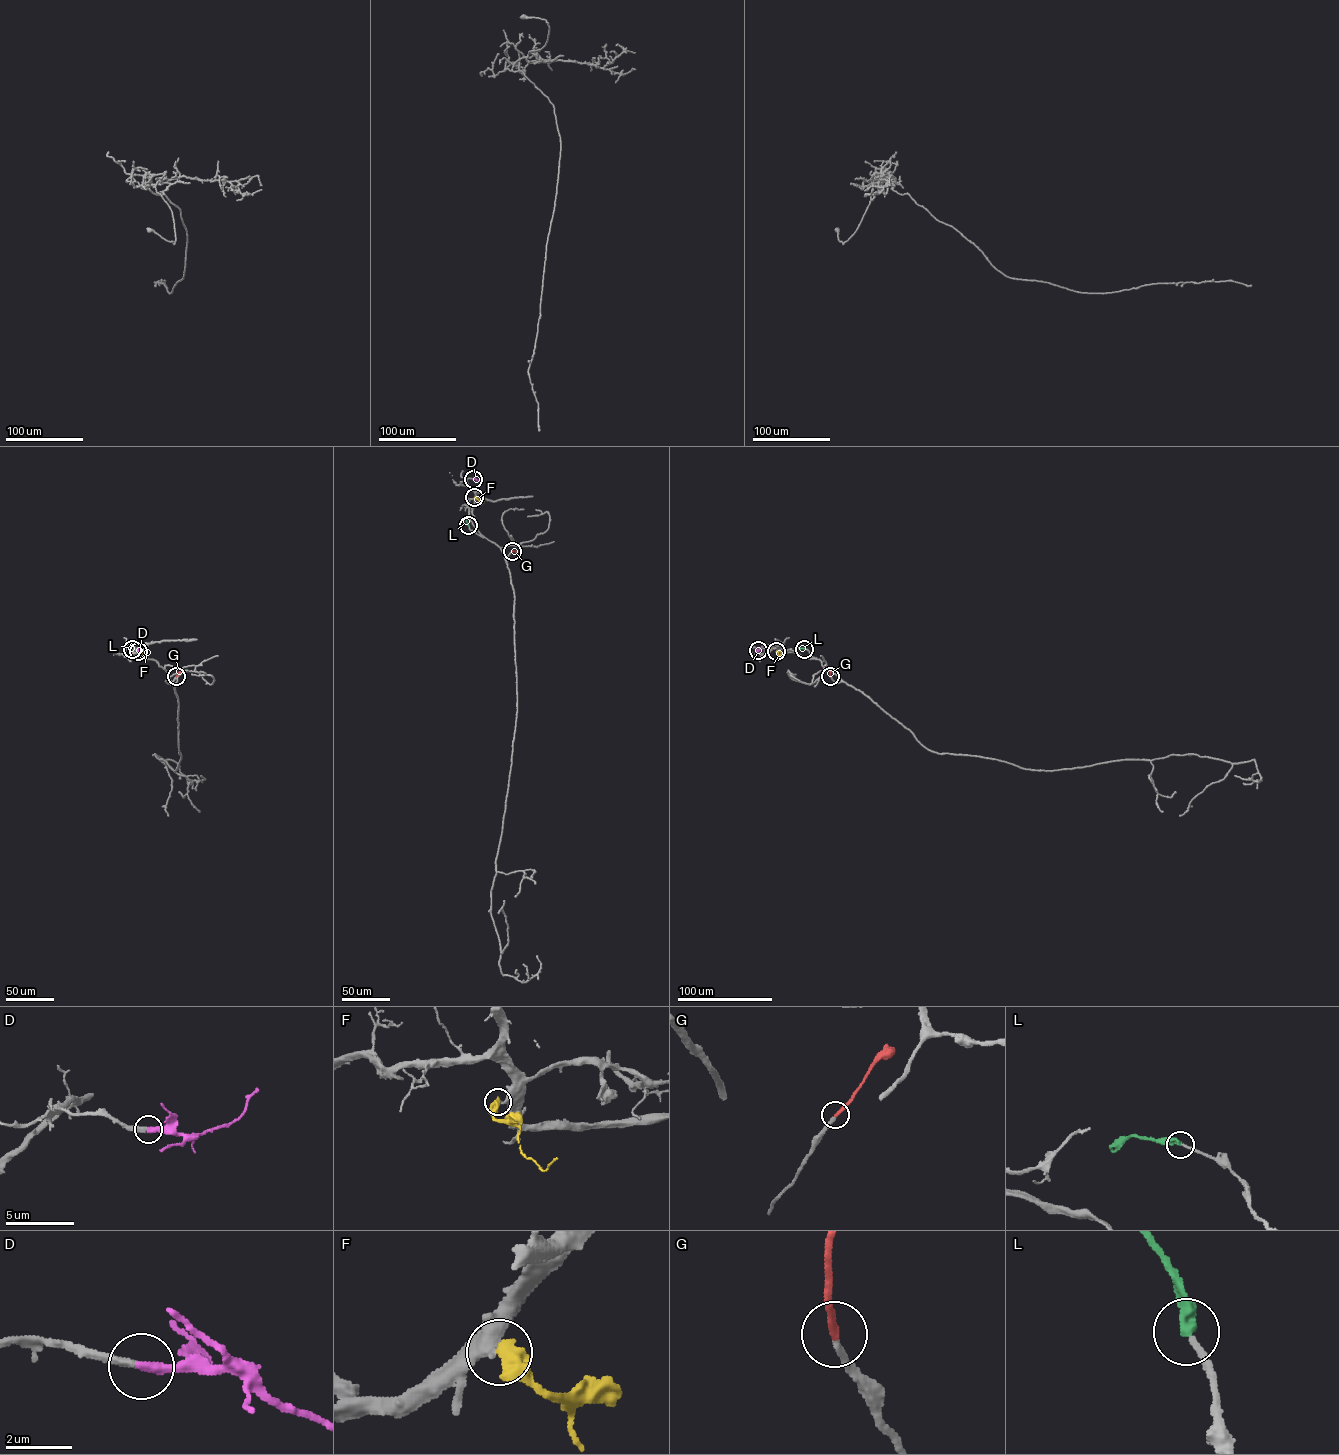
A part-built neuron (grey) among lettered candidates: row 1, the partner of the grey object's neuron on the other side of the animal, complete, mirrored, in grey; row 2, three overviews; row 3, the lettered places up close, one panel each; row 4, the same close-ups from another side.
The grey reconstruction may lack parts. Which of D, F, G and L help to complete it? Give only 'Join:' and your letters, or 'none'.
Join: D, G, L

